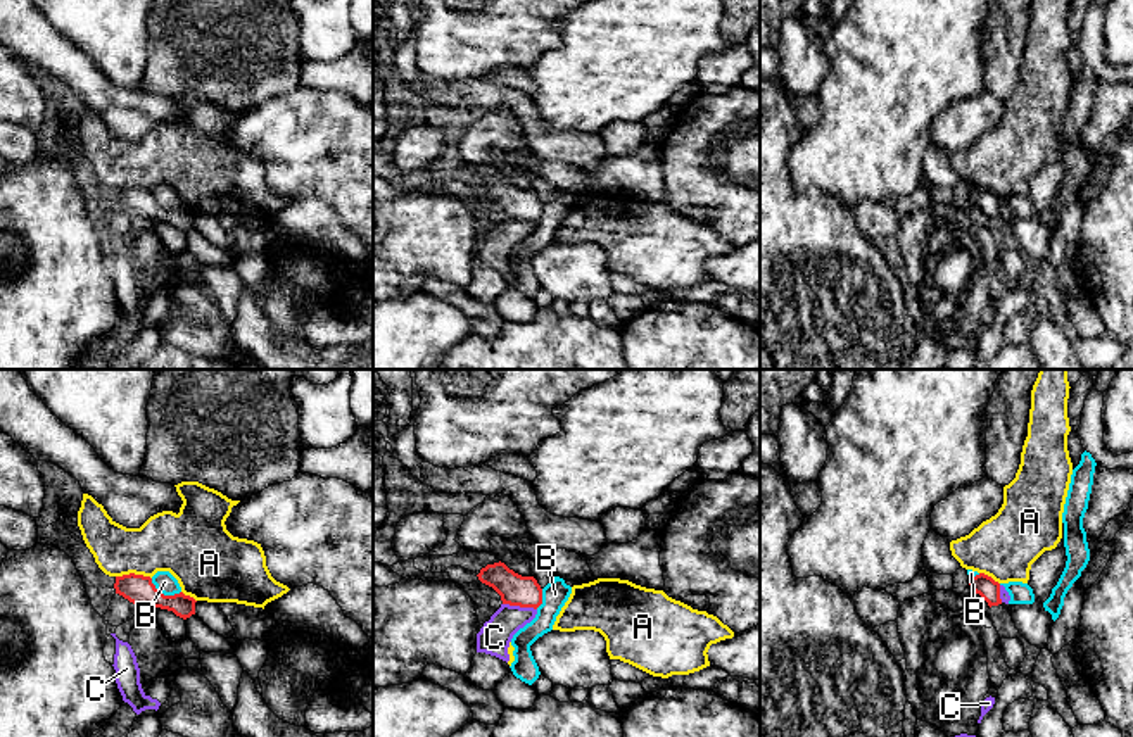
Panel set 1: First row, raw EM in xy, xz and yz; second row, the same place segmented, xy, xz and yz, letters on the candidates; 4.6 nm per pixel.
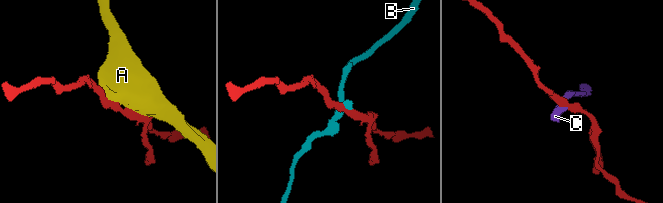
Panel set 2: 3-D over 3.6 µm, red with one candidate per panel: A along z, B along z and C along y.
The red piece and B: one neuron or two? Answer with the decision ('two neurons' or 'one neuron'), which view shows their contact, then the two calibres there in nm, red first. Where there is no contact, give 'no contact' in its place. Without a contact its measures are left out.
two neurons; contact in xy; calibres 140 and 100 nm

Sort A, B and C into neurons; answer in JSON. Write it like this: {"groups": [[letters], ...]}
{"groups": [["A"], ["B"], ["C"]]}

